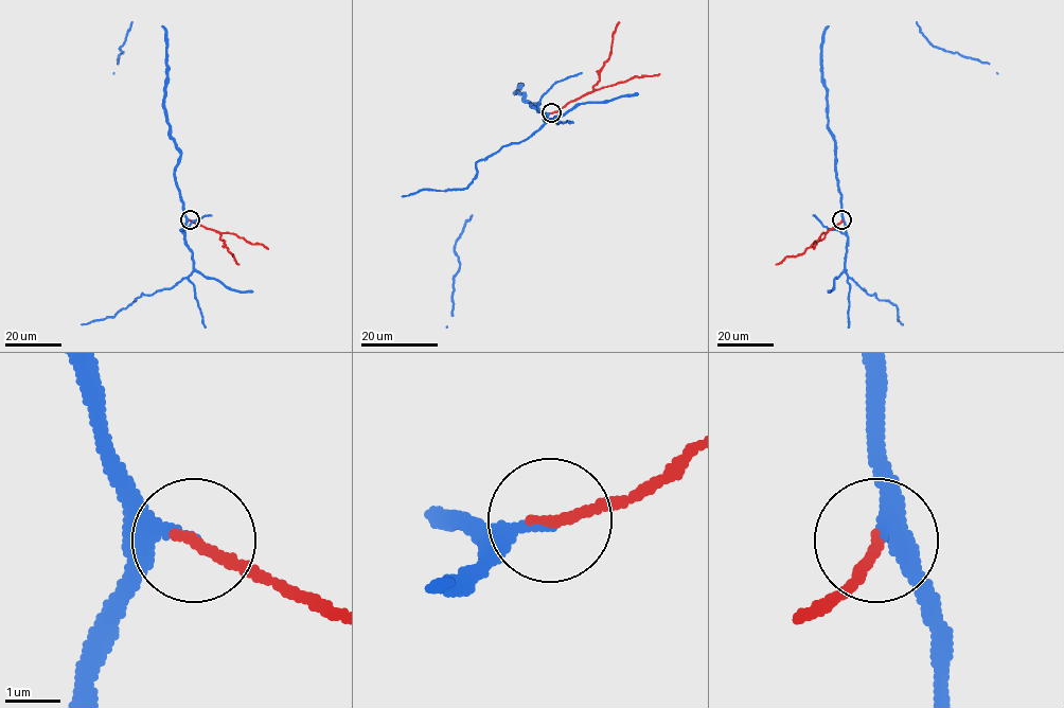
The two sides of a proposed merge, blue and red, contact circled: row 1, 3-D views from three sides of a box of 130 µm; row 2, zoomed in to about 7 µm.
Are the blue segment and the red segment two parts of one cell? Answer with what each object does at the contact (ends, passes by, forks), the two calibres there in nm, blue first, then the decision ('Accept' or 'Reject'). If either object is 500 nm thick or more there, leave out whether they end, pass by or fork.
At the ring blue ends. At the ring red ends. Thickness 240 nm (blue) against 200 nm. Accept

